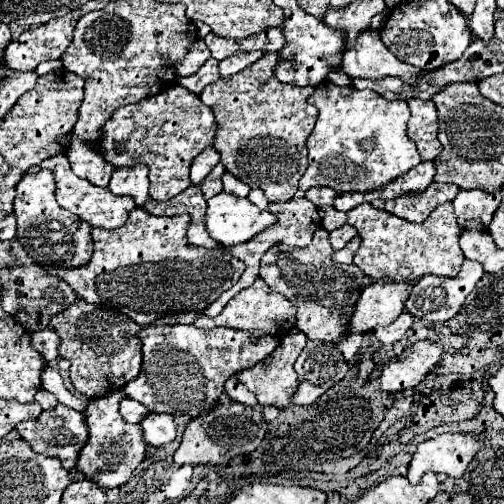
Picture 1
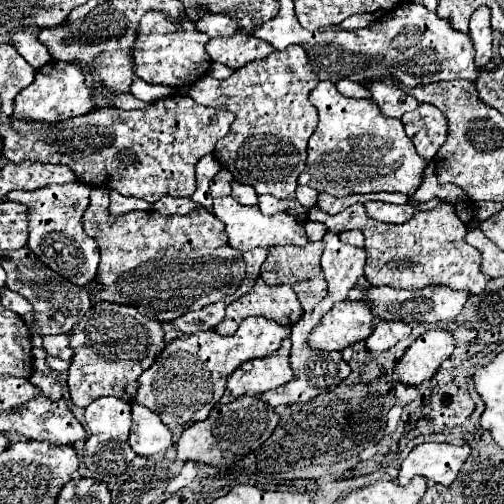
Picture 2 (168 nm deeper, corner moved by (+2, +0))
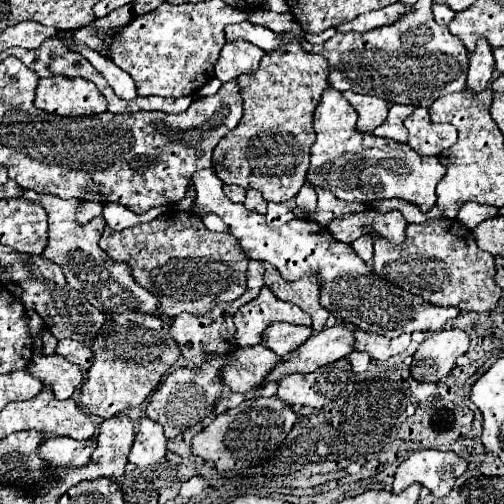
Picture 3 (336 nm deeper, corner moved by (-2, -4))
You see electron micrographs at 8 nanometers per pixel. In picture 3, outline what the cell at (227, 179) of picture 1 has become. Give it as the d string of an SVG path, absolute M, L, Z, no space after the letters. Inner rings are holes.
M247 189L247 197L245 197L245 203L243 205L247 209L251 209L251 211L257 211L257 213L265 213L267 211L267 201L255 189Z

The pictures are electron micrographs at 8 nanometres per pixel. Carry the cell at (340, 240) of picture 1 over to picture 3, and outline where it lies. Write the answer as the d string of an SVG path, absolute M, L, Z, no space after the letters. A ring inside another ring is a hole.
M361 235L359 239L355 239L355 241L351 243L351 247L357 251L357 255L359 255L365 263L369 263L369 261L373 259L373 241L371 241L371 237Z

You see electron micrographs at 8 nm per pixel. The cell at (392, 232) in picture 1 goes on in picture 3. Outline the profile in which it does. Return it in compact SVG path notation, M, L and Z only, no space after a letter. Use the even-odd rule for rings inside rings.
M429 219L421 225L407 225L407 237L399 245L379 237L379 233L369 235L375 245L373 271L385 281L421 295L427 303L481 313L491 311L503 295L503 289L493 281L495 265L491 253L481 251L471 231L465 225L459 225L457 219Z

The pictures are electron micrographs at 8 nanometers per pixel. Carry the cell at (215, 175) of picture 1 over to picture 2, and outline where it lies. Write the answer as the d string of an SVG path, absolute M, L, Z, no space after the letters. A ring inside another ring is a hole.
M221 169L213 179L211 179L211 195L213 197L225 197L231 195L231 173L227 173L225 169Z

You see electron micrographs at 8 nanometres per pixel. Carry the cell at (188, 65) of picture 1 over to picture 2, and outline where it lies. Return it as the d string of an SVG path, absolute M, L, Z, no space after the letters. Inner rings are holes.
M147 11L143 21L139 21L137 39L133 43L133 73L151 85L189 87L209 73L211 57L205 51L207 43L209 37L197 31L197 21L189 19L189 15L177 23L161 11Z

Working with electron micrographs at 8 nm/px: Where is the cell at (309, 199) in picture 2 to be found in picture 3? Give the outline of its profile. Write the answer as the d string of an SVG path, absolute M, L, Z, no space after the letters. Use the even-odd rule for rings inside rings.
M303 185L301 187L301 193L295 197L295 201L297 201L297 207L301 209L301 211L305 211L305 213L311 213L315 207L317 207L317 193L315 193L315 189L311 189L311 185Z

